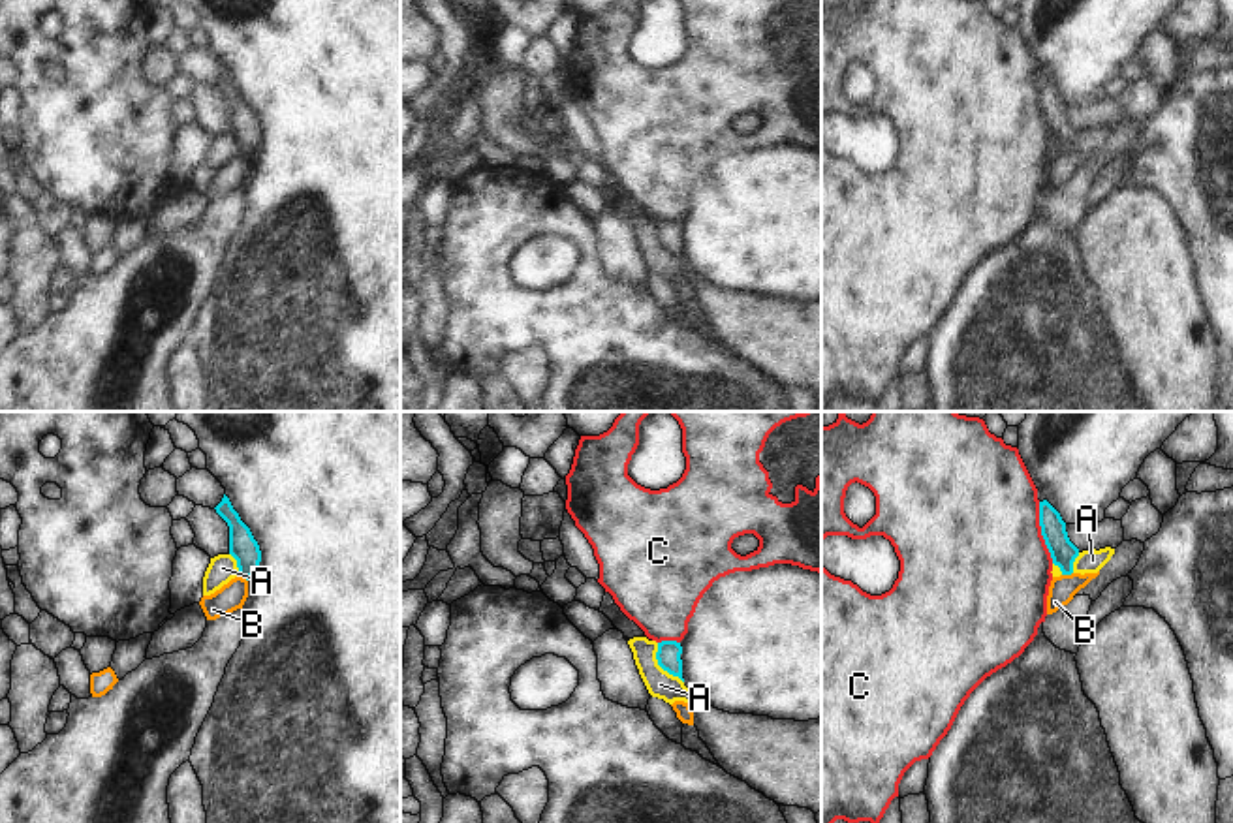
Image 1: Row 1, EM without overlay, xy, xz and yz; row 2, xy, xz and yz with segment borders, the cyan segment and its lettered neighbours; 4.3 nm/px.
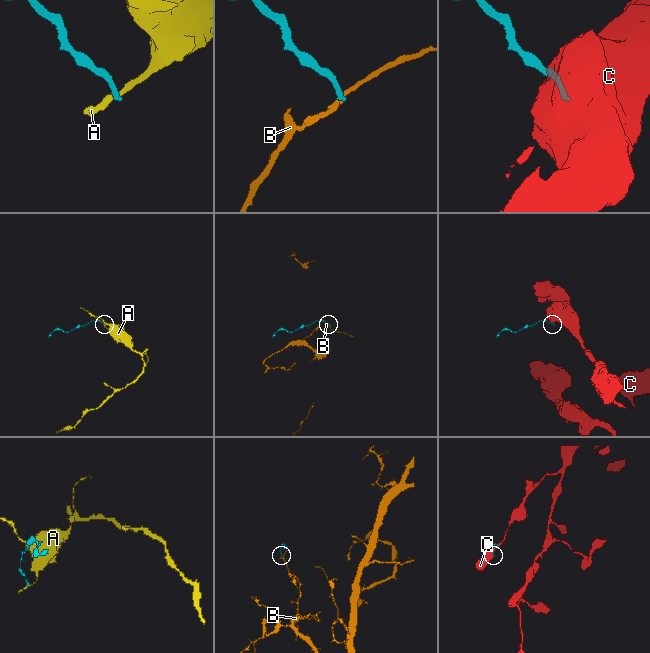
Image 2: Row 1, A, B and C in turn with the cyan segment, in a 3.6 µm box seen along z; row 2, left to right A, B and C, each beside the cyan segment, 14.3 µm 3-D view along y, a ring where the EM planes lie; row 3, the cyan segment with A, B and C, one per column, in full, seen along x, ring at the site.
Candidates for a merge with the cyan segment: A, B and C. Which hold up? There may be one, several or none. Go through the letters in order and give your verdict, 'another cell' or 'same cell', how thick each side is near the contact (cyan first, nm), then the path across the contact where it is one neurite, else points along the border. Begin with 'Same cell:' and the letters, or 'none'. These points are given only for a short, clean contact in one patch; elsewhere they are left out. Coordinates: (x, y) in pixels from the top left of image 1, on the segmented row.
Same cell: none
A: another cell; calibres 100 and 120 nm; border xz (656, 643), (656, 662), (683, 683)
B: another cell; calibres 110 and 120 nm; border yz (1072, 572), (1062, 575)
C: another cell; calibres 110 and 500 nm; border yz (1038, 502), (1040, 534), (1053, 562)

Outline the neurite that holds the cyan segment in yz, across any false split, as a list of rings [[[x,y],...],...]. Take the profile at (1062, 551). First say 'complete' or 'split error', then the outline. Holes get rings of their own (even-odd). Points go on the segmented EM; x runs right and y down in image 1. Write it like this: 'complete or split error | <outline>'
complete | [[[1047,500],[1039,502],[1039,526],[1053,564],[1060,567],[1062,575],[1071,575],[1079,549],[1069,541],[1060,513]]]

